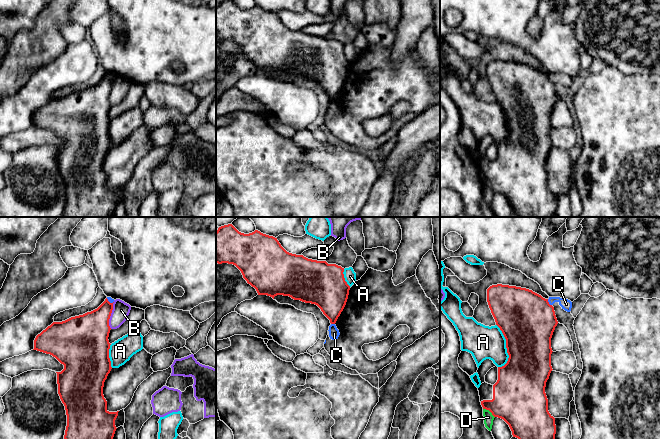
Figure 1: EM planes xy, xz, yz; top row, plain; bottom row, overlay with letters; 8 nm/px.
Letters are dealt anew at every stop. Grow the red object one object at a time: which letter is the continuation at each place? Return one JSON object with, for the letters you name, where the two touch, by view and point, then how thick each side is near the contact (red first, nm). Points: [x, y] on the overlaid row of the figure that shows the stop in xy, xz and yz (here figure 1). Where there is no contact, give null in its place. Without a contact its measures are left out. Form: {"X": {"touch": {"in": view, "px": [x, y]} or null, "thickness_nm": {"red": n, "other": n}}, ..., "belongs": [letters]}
{"belongs": []}

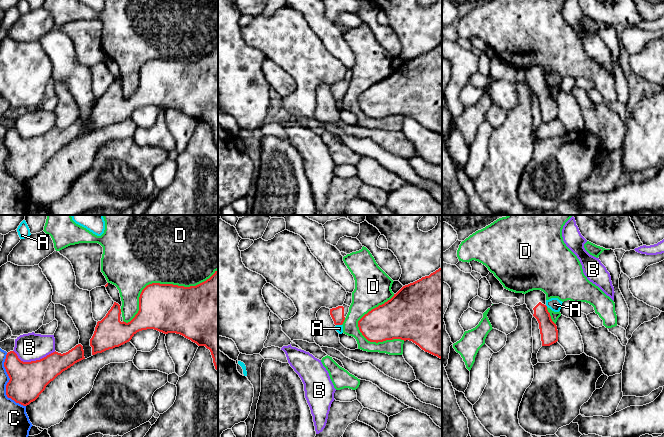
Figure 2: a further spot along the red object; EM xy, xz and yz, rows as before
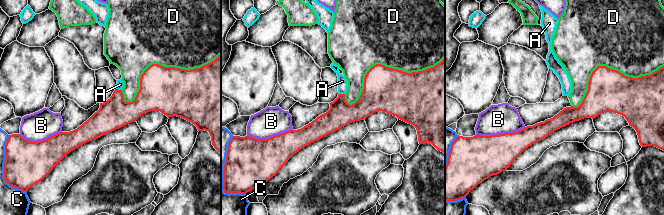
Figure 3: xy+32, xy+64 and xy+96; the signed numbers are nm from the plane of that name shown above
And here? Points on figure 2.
{"belongs": []}

